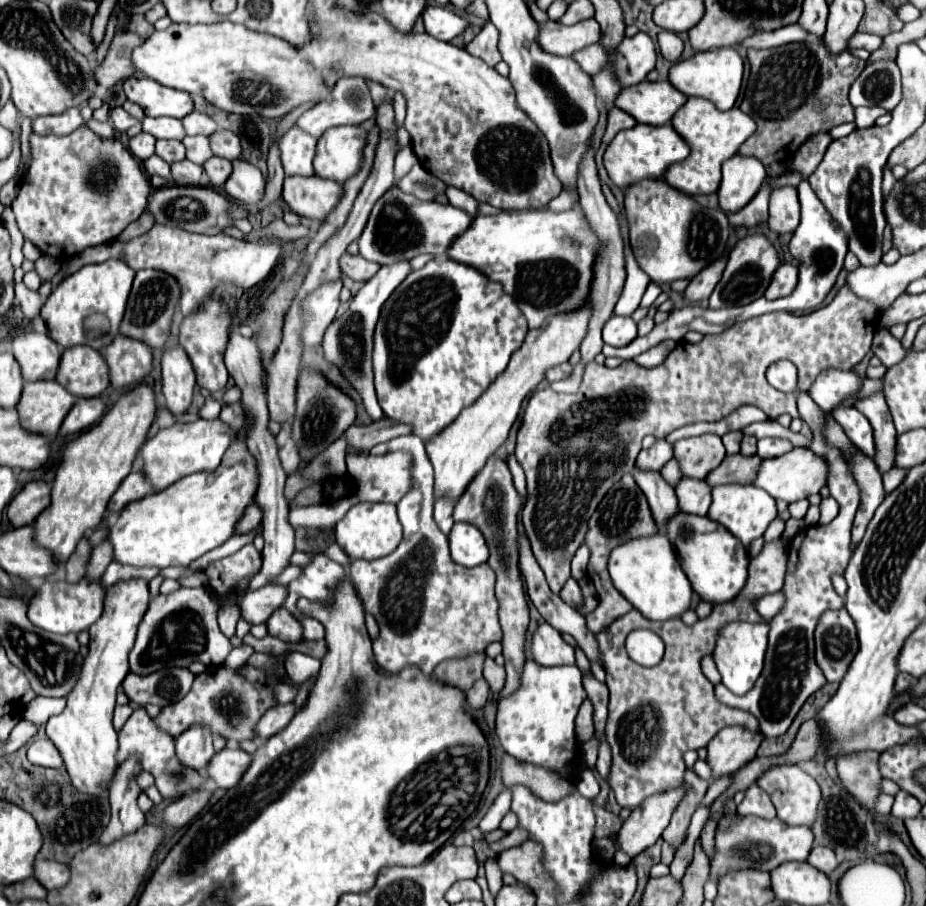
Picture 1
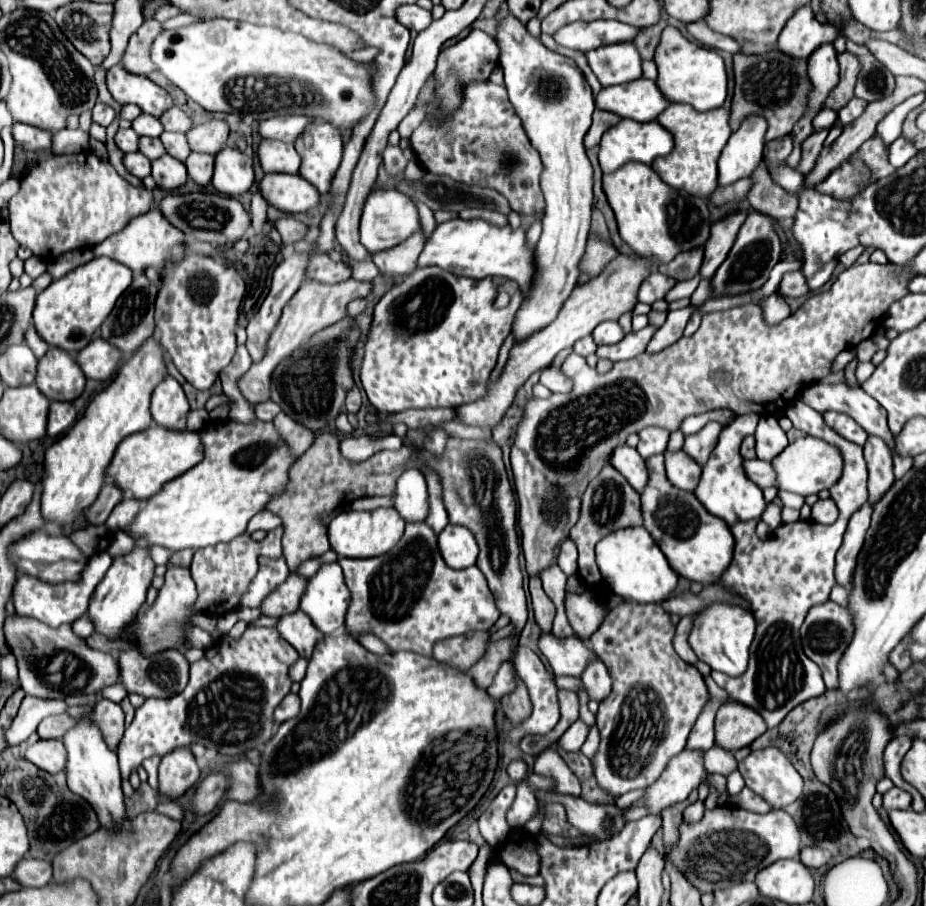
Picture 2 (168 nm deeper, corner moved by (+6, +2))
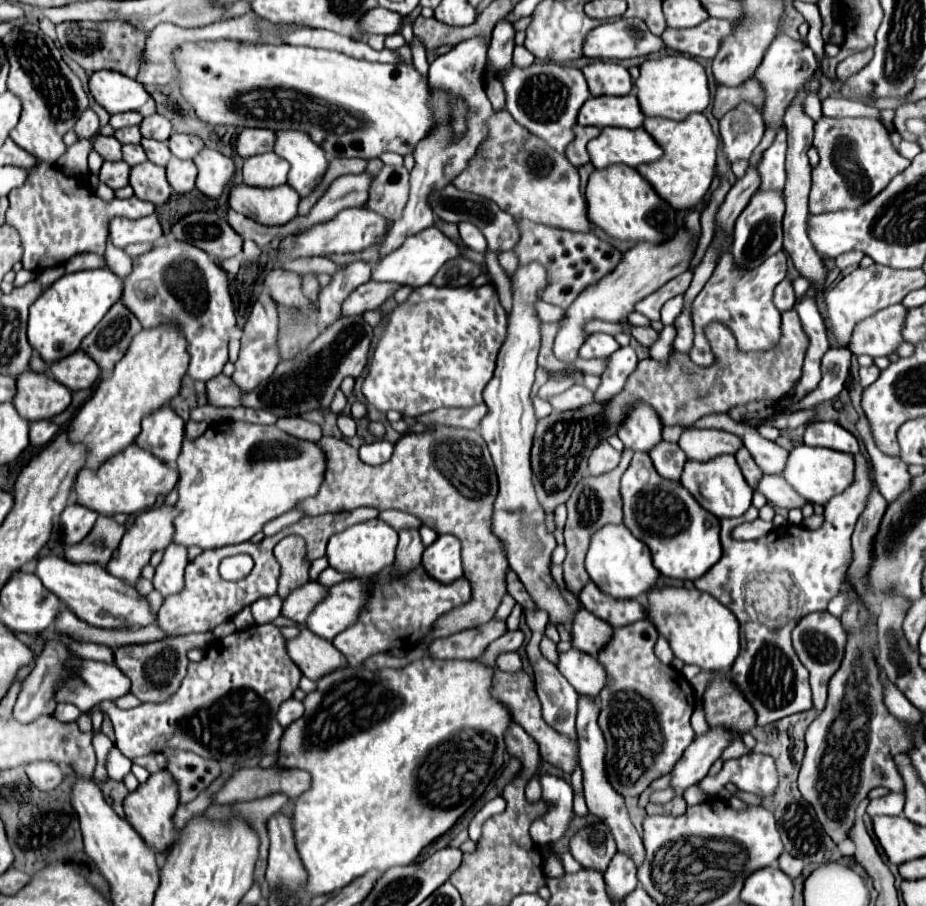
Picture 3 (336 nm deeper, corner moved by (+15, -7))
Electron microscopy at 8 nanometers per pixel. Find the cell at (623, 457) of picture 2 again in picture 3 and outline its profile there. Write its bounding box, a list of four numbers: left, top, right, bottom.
[589,442,621,474]

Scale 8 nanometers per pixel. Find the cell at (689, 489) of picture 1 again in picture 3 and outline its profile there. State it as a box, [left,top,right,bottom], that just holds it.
[649,440,687,480]

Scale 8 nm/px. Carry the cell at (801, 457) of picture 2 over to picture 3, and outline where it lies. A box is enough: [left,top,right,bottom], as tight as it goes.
[783,444,855,504]

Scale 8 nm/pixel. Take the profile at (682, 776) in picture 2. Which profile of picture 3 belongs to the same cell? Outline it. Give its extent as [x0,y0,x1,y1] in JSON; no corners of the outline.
[671,728,741,794]

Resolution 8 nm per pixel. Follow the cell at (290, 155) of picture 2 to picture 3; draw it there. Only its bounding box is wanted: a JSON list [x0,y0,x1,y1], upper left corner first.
[243,152,289,188]

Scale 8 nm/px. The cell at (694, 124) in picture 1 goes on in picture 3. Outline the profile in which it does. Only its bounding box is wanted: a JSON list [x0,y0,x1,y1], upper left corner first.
[637,114,719,210]

